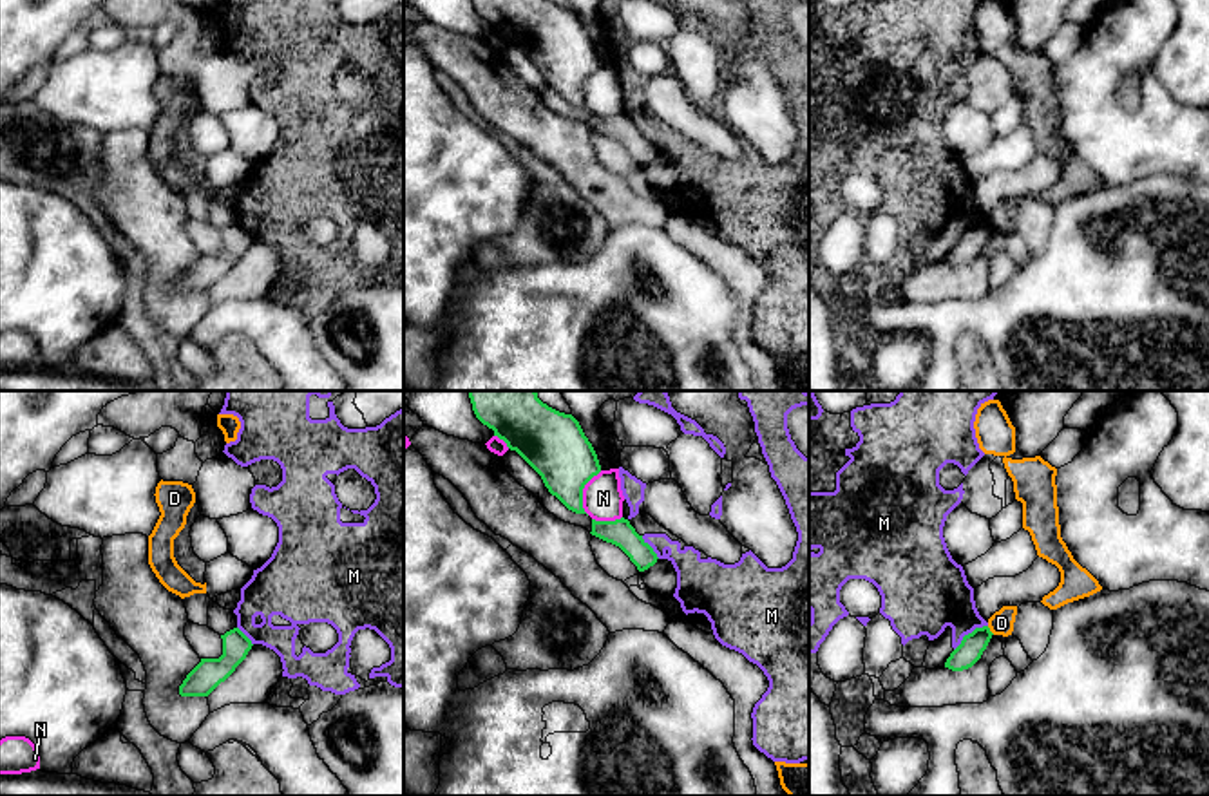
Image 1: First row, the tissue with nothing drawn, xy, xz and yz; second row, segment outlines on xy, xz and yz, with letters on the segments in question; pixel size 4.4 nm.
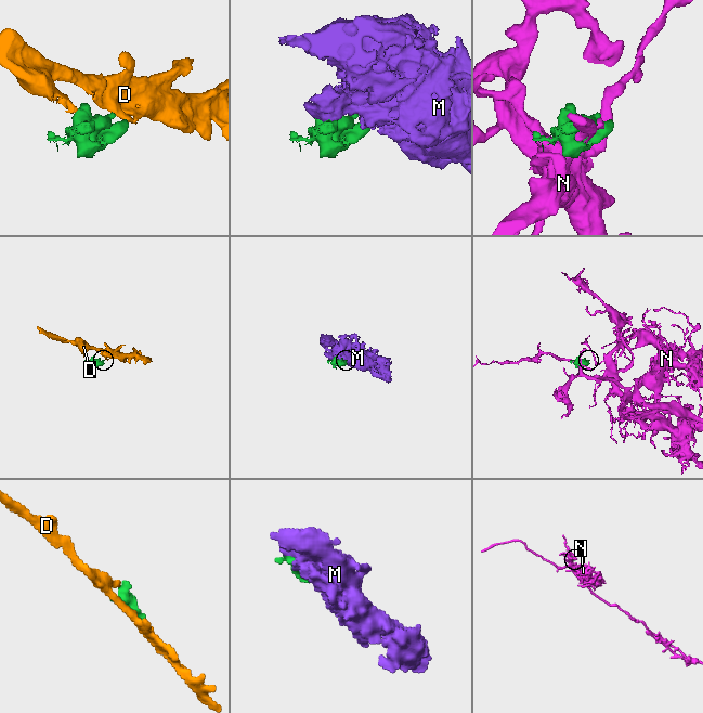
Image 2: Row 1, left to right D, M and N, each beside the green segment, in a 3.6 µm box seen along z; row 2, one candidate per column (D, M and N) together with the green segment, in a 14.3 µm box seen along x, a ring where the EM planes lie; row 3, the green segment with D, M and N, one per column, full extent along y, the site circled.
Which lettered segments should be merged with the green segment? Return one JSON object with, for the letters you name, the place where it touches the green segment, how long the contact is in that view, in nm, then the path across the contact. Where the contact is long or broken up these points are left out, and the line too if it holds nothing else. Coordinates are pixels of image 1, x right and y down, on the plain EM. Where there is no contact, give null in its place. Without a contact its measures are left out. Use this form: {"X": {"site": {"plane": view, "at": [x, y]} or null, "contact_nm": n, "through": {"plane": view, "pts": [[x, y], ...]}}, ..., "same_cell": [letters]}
{"same_cell": []}

